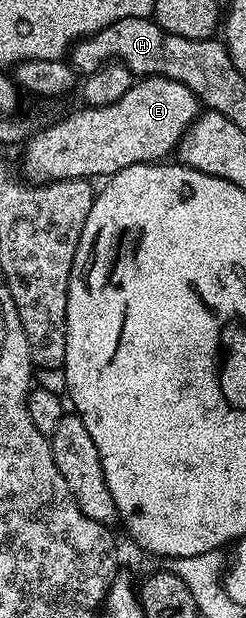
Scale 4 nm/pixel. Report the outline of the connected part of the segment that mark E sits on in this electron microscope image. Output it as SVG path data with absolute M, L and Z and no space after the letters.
M142 77L133 80L130 89L109 105L81 108L77 113L72 113L45 129L37 128L32 136L23 142L25 169L22 169L22 173L29 182L65 181L75 177L107 179L113 173L131 165L163 162L167 158L164 156L179 146L182 135L202 112L200 100L194 95L194 91L190 91L190 87L186 87L186 83L178 83L165 77Z

